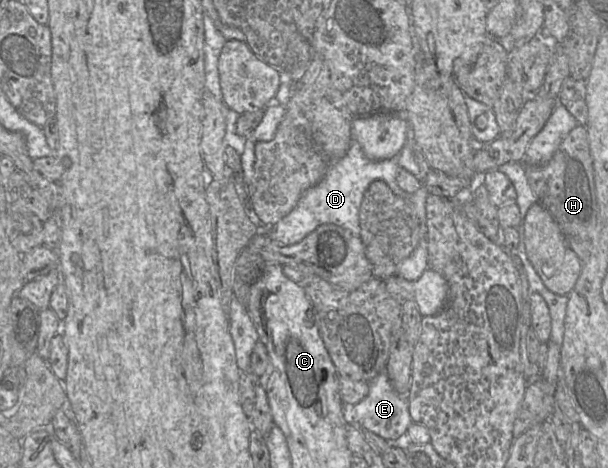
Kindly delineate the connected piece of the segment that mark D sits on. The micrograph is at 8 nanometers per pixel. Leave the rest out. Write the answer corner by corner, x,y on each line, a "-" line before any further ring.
353,140
346,155
334,162
322,180
309,188
301,196
294,209
273,226
271,239
280,245
293,245
323,224
335,224
358,236
361,231
359,212
364,194
373,181
382,180
387,183
394,194
406,201
419,220
420,241
413,252
402,260
397,268
398,276
408,281
417,280
429,267
426,199
430,193
422,185
414,193
402,190
396,182
397,167
397,156
394,159
372,160
365,155
359,143

